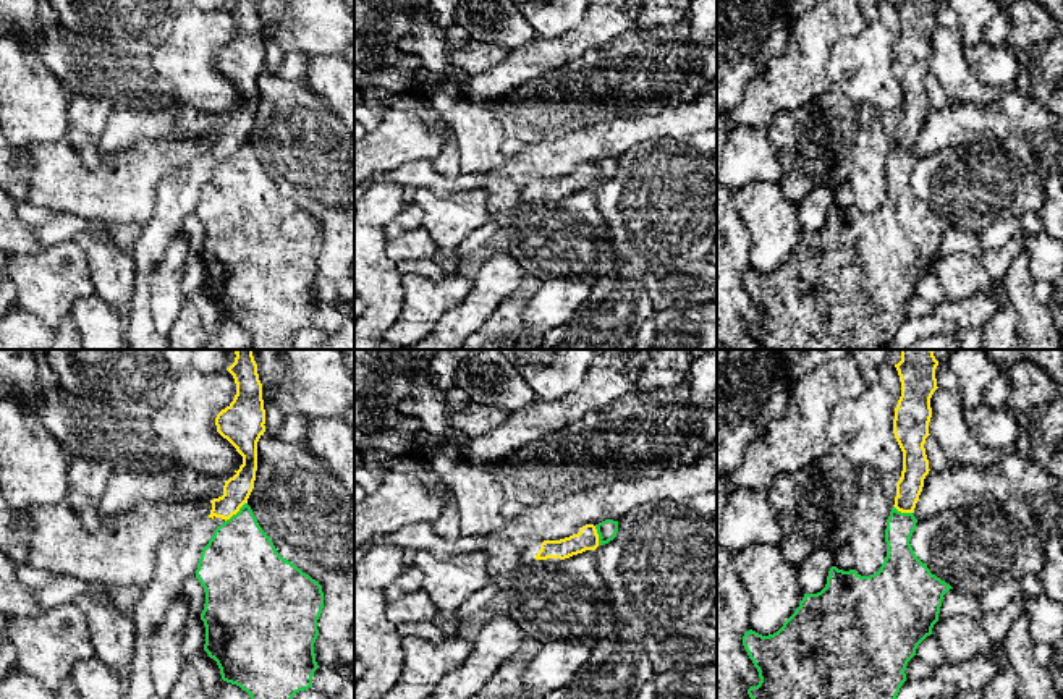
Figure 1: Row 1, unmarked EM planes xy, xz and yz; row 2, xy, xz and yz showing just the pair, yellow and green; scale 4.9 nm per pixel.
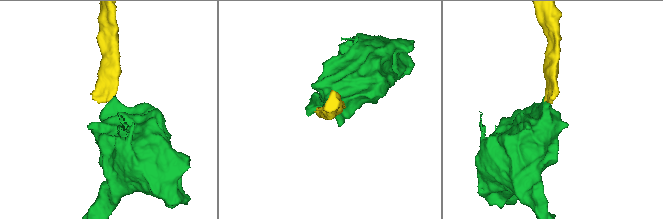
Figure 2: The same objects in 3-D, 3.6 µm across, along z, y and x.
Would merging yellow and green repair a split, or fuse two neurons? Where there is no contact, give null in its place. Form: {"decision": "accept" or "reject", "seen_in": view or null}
{"decision": "reject", "seen_in": "xy"}

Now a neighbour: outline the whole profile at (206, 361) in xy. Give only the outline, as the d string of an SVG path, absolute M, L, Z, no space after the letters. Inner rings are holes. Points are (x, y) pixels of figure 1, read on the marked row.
M157 350L168 369L180 375L196 371L205 375L223 372L230 366L231 350Z

